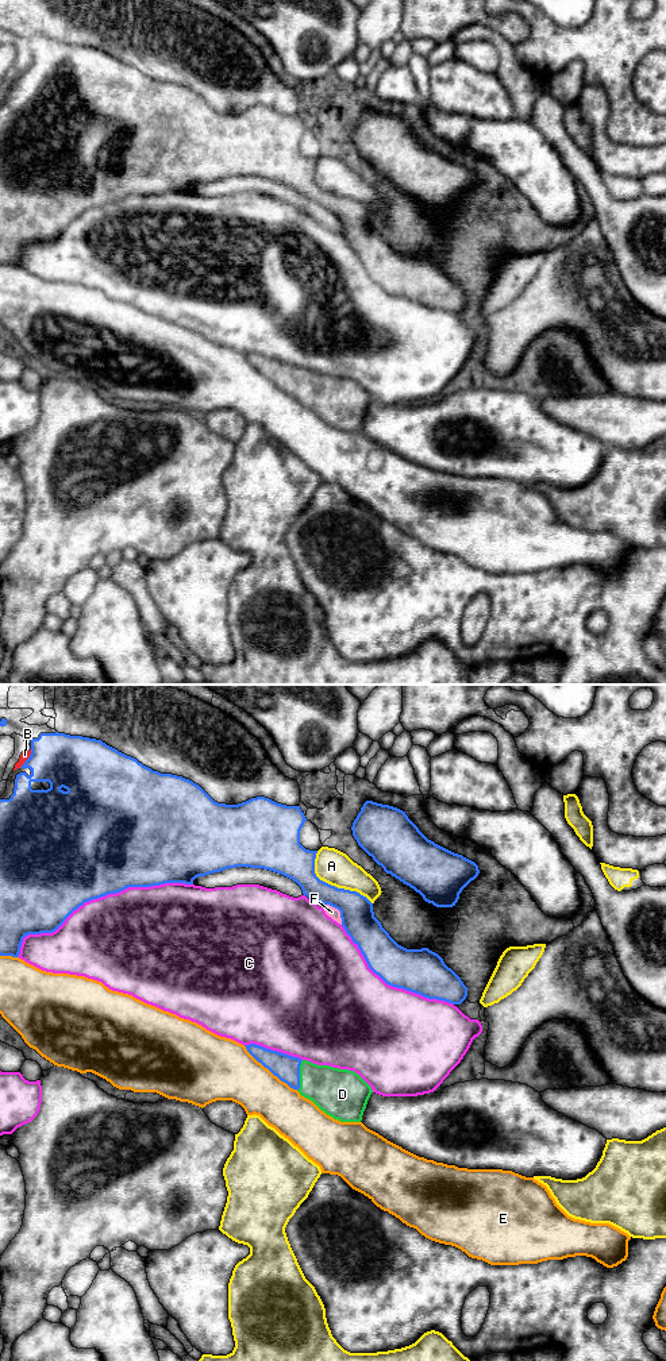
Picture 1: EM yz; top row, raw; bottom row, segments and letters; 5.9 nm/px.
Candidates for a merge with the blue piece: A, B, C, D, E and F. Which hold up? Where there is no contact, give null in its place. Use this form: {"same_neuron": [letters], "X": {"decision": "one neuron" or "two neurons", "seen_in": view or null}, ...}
{"same_neuron": ["D", "F"], "A": {"decision": "two neurons", "seen_in": "yz"}, "B": {"decision": "two neurons", "seen_in": "yz"}, "C": {"decision": "two neurons", "seen_in": "yz"}, "D": {"decision": "one neuron", "seen_in": "yz"}, "E": {"decision": "two neurons", "seen_in": "yz"}, "F": {"decision": "one neuron", "seen_in": "yz"}}

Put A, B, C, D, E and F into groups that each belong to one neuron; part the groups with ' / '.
A / B / C / D F / E

